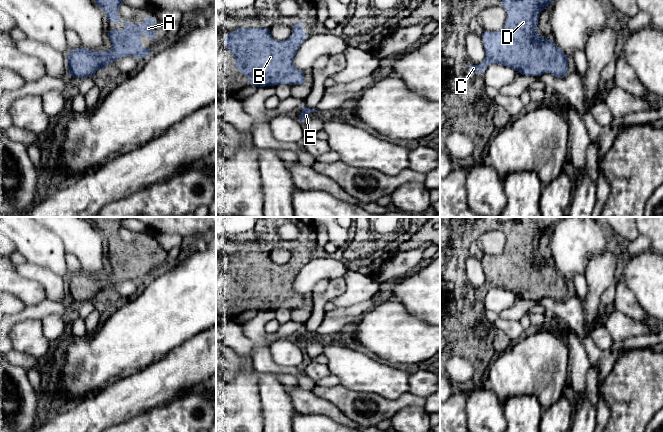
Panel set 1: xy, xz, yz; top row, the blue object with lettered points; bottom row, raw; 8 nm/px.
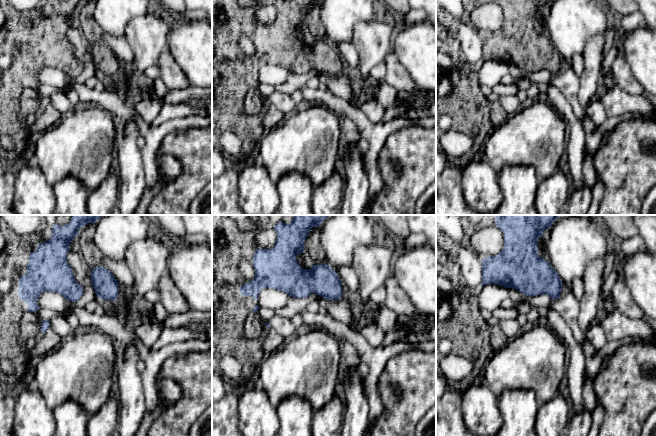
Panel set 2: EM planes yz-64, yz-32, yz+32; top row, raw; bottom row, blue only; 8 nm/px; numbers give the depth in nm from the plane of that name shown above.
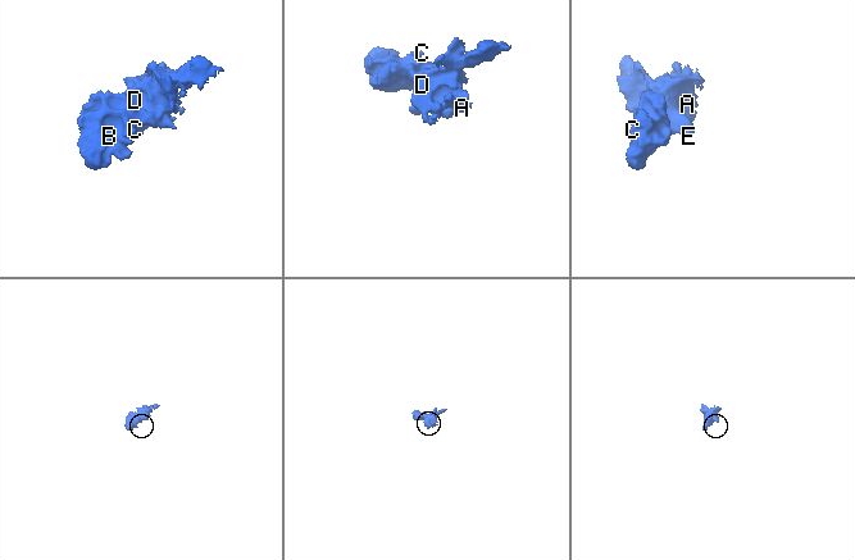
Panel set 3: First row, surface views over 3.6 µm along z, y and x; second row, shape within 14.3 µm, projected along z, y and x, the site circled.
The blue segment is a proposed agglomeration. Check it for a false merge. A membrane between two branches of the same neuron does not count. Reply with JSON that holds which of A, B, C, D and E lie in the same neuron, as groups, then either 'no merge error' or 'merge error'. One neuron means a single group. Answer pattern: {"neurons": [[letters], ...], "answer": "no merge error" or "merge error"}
{"neurons": [["A", "B", "C", "D", "E"]], "answer": "no merge error"}

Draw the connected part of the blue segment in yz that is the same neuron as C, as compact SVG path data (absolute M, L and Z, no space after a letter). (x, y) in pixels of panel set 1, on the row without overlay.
M516 217L516 222L502 224L501 228L507 235L505 250L500 255L484 255L482 264L485 282L479 289L469 289L470 298L484 297L490 288L501 288L519 295L525 300L540 300L551 297L556 302L568 297L568 282L565 277L548 262L541 261L537 255L537 247L542 234L551 228L562 217Z

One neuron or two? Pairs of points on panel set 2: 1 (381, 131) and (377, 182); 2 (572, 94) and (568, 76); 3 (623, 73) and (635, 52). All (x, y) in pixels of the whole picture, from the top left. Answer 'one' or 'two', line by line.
1: one
2: one
3: two

